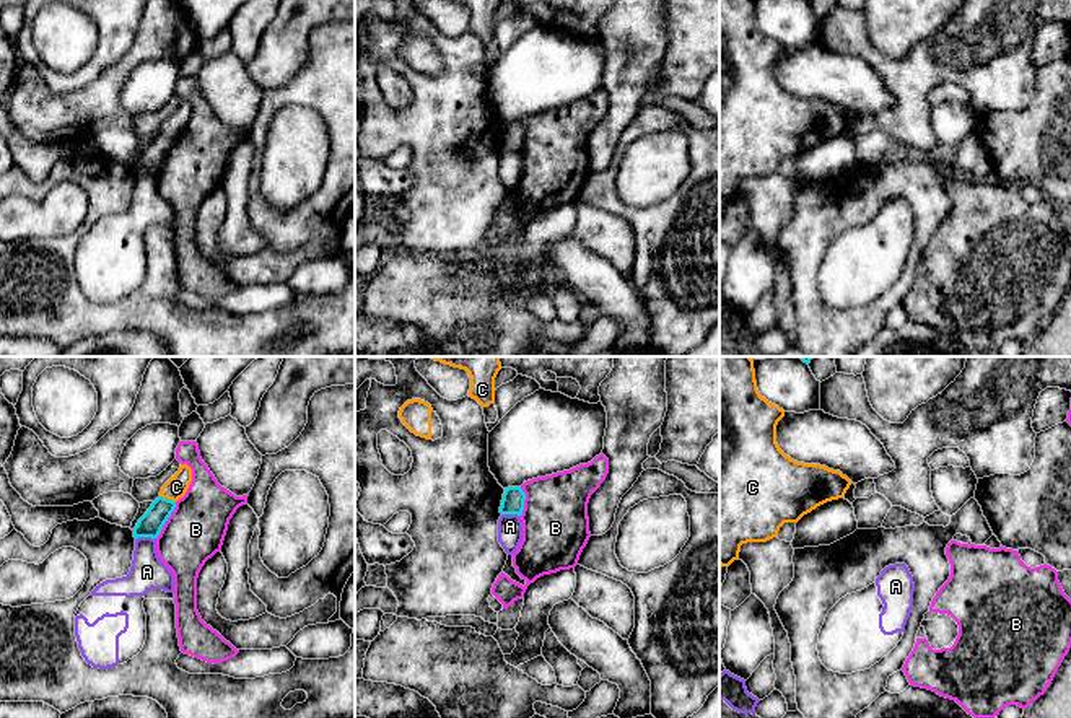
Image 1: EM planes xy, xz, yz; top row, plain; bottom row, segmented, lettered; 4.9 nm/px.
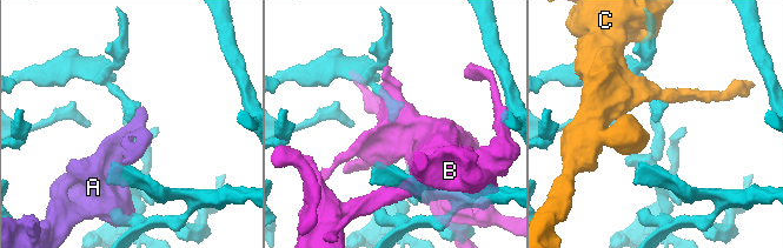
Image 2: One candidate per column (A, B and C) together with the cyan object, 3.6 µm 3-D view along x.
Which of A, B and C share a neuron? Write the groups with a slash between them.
A / B / C

